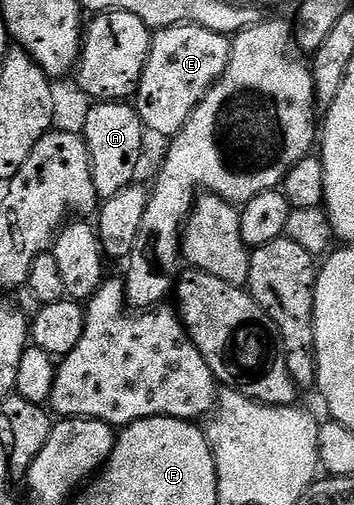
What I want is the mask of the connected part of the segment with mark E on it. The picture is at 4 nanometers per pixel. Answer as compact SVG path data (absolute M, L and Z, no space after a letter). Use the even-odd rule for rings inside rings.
M171 26L168 30L158 30L152 35L152 47L148 53L148 63L140 77L140 87L134 95L134 105L144 122L145 131L174 136L190 120L198 104L208 95L208 89L226 72L232 43L229 35L210 32L201 26Z

